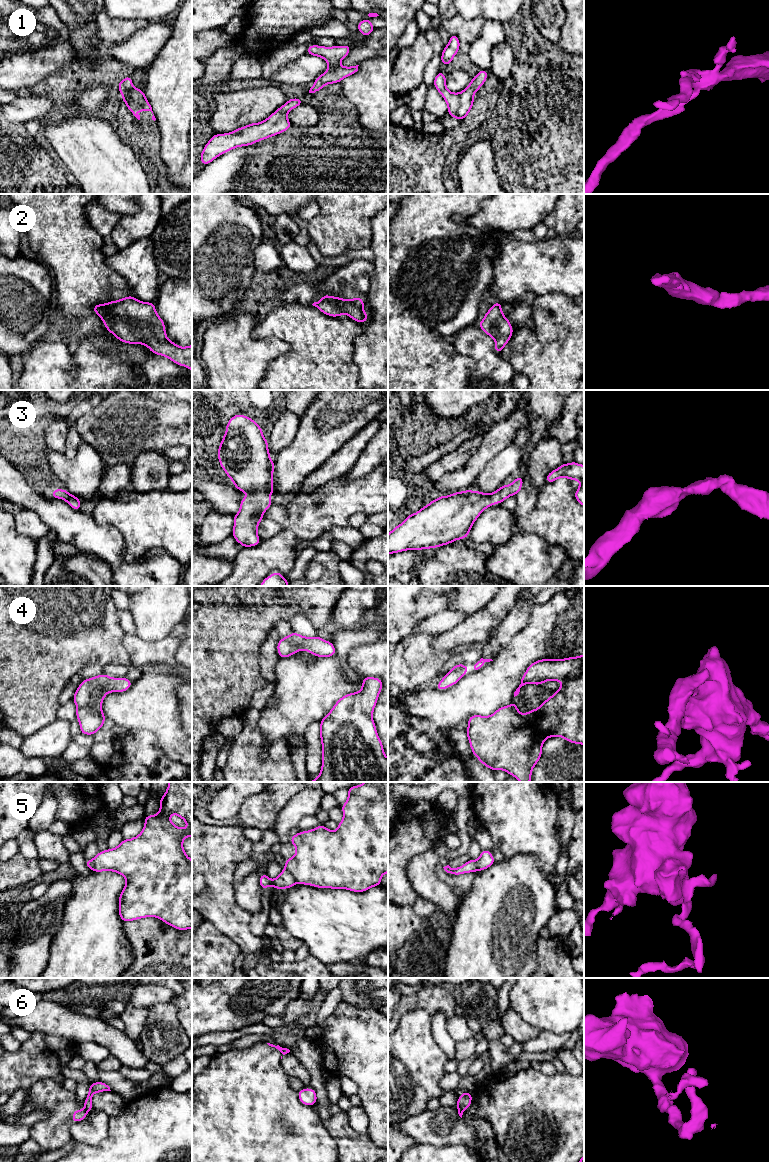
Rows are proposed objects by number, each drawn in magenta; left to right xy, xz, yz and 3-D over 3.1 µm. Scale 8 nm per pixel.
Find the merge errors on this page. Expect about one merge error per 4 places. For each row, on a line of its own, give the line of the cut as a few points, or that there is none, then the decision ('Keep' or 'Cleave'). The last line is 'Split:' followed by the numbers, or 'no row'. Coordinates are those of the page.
1: No split. Keep
2: No split. Keep
3: No split. Keep
4: No split. Keep
5: Split along xz (285, 868), (296, 882). Cleave
6: Split along xy (84, 1108), (87, 1111). Cleave
Split: 5, 6

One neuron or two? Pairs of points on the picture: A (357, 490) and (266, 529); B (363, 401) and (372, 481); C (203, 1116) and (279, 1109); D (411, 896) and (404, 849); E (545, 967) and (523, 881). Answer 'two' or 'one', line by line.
A: two
B: two
C: one
D: one
E: two

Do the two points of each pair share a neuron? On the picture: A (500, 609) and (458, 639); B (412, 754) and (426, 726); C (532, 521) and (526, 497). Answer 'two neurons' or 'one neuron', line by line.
A: one neuron
B: one neuron
C: two neurons

